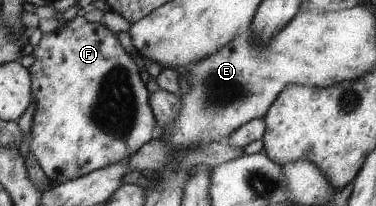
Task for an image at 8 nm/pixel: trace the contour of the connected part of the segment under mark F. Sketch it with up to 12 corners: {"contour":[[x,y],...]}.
{"contour":[[84,16],[41,34],[29,153],[50,185],[153,138],[150,87]]}

